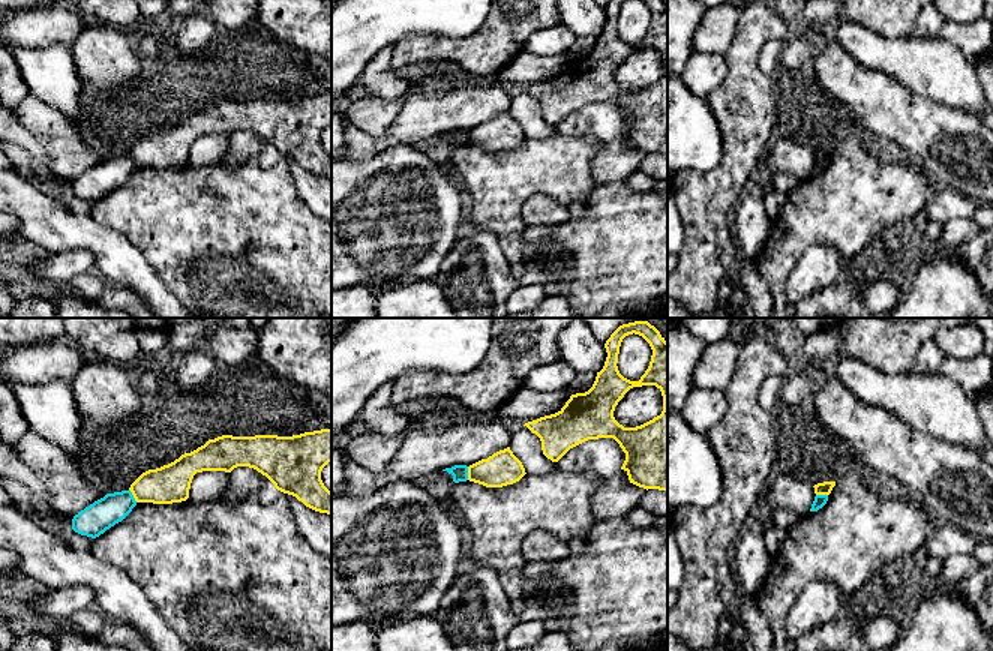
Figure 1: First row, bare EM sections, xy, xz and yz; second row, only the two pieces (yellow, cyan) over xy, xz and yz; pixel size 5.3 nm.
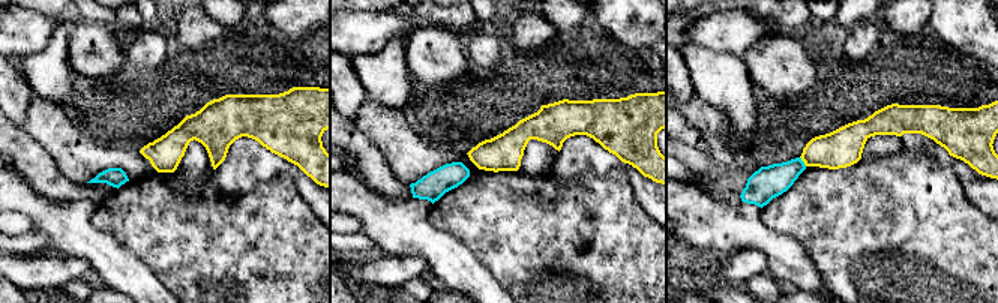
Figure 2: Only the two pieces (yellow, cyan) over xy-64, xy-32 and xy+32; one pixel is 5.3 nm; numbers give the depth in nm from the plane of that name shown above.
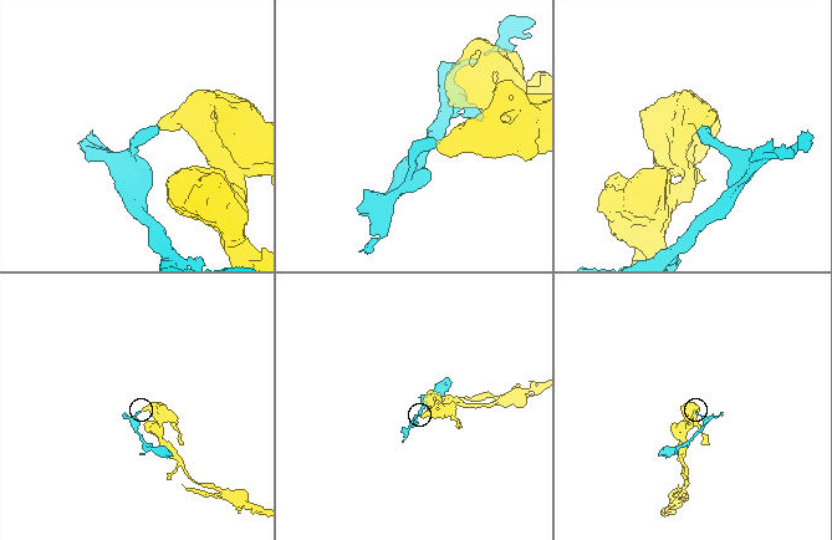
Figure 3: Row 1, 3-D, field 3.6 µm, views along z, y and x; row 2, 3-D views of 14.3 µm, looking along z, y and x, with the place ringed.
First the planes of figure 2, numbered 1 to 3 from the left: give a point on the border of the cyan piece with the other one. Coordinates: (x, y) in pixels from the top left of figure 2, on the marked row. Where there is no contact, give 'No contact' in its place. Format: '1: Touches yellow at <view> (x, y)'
1: No contact
2: No contact
3: Touches yellow at xy+32 (802, 159)

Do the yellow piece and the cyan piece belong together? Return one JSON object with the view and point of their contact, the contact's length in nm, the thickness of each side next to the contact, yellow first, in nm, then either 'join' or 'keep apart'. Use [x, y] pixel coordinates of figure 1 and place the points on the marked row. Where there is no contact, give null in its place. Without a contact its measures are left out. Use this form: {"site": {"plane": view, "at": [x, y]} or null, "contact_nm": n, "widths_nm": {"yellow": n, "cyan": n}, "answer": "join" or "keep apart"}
{"site": {"plane": "xz", "at": [468, 473]}, "contact_nm": 70, "widths_nm": {"yellow": 180, "cyan": 90}, "answer": "keep apart"}

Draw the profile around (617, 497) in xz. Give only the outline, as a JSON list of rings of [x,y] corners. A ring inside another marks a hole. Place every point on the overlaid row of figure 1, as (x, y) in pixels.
[[[614,438],[588,440],[570,448],[558,462],[558,470],[590,472],[600,480],[591,496],[591,513],[597,522],[626,518],[639,506],[646,489],[633,484],[621,466],[626,453]]]

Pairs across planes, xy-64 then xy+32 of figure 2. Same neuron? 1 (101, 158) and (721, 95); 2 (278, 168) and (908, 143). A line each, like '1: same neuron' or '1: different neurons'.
1: different neurons
2: same neuron

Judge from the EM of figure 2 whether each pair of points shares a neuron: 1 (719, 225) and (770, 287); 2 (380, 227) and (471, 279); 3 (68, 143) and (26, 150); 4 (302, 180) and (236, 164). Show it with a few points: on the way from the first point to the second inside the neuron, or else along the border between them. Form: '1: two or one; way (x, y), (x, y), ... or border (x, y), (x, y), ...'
1: two; border (767, 272), (787, 287)
2: one; way (402, 228), (434, 245), (449, 258)
3: two; border (21, 126), (51, 156), (65, 176)
4: one; way (285, 168), (252, 164)

